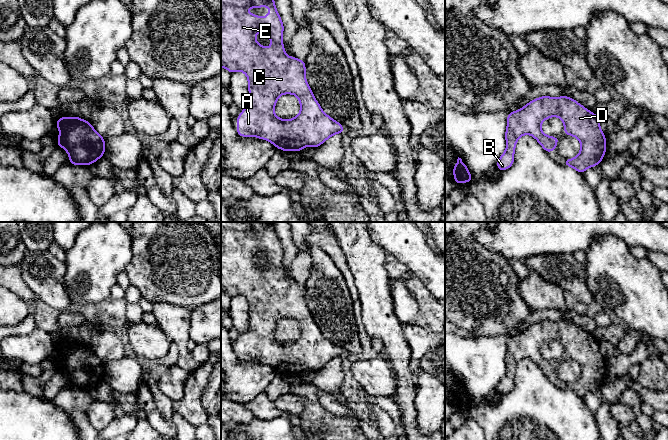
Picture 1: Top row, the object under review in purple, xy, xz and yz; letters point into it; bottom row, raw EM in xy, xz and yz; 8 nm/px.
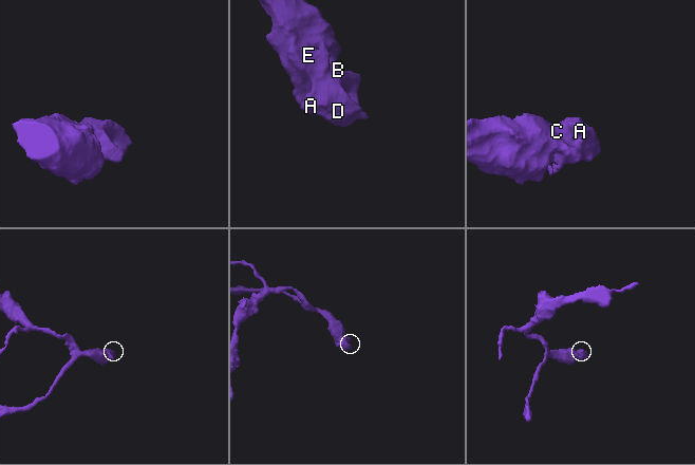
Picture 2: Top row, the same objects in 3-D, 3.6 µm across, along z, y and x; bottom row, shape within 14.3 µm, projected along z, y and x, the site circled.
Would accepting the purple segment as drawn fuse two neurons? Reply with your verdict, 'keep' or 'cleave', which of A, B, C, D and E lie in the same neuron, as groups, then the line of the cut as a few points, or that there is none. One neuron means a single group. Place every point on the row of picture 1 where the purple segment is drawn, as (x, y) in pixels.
keep | A B C D E | no cut

